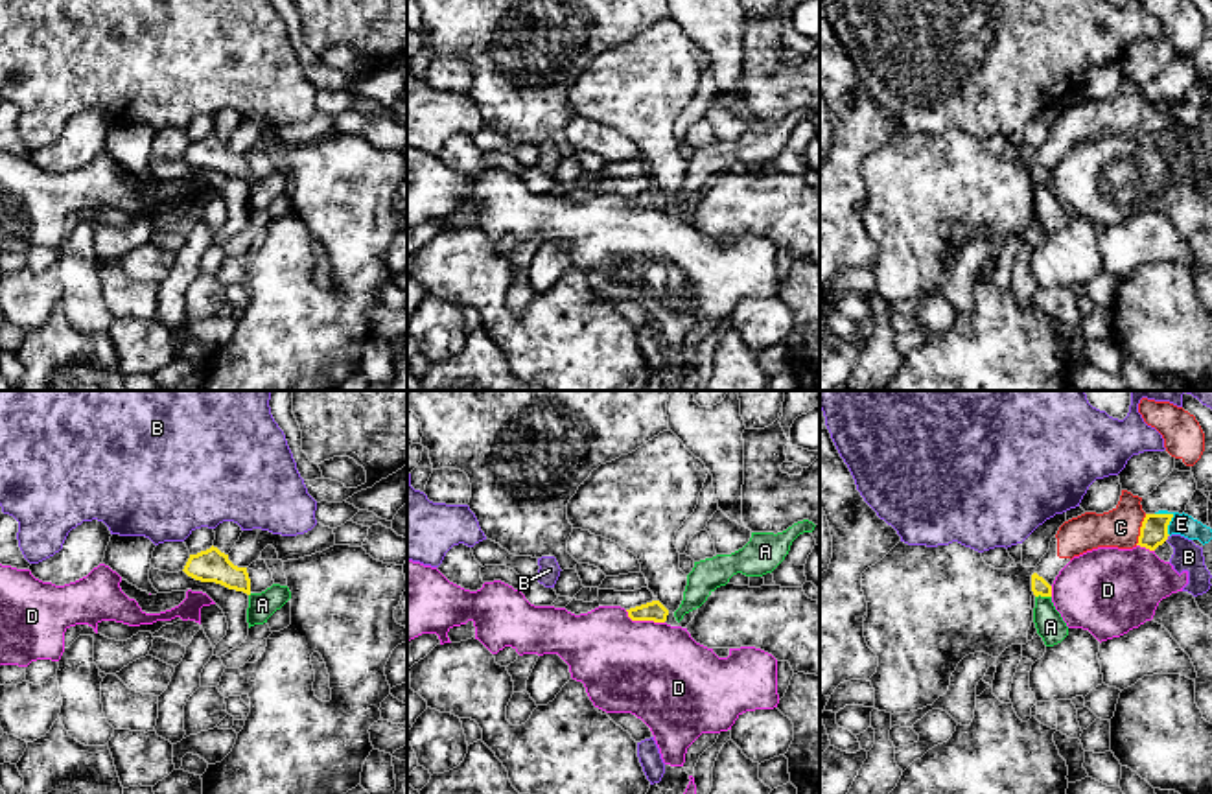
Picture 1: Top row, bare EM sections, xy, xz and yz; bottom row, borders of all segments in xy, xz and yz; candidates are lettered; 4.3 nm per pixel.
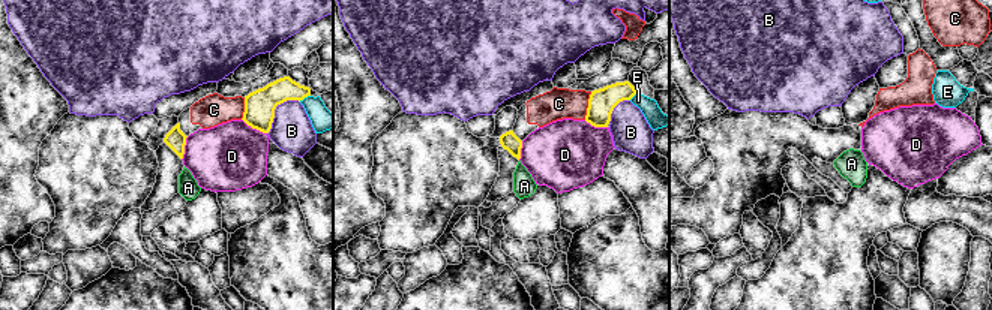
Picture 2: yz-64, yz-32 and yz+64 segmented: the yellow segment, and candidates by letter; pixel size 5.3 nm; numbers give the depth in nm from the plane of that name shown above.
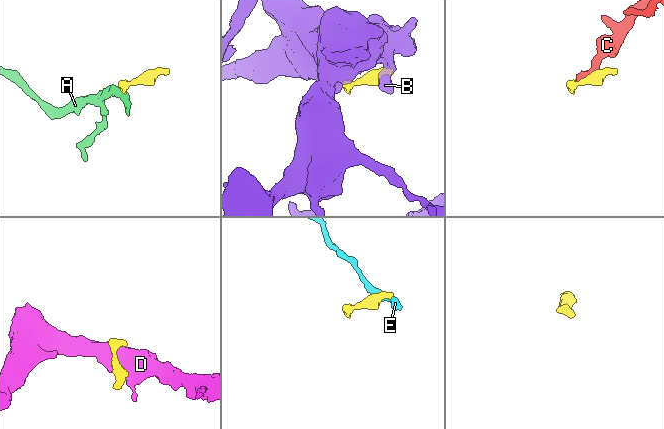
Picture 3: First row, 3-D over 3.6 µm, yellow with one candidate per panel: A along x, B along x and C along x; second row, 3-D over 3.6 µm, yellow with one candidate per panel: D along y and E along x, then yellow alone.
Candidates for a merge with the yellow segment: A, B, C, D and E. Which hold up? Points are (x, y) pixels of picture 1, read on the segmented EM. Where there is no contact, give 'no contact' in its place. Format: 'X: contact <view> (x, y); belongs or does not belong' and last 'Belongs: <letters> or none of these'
A: contact yz (1043, 595); belongs
B: contact yz (1166, 538); does not belong
C: contact yz (1141, 529); does not belong
D: contact xz (643, 619); does not belong
E: contact yz (1172, 516); does not belong
Belongs: A

